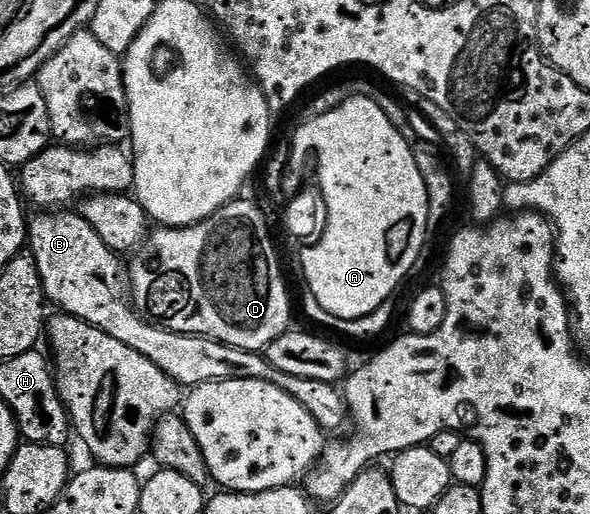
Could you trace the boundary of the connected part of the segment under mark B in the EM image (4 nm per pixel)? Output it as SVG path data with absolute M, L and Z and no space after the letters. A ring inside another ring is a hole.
M38 212L28 222L28 250L38 269L42 290L53 305L54 302L58 305L61 313L76 316L108 332L112 340L128 344L132 352L148 356L148 360L152 360L152 364L156 364L156 368L177 382L179 387L189 388L220 380L264 380L276 384L276 388L284 388L292 400L300 400L323 431L338 430L345 422L347 425L350 408L343 391L335 383L288 376L288 372L280 372L280 368L272 365L265 353L236 348L204 336L172 332L143 318L134 309L123 263L122 266L118 263L121 262L119 255L96 236L96 228L92 228L81 213L66 213L70 212Z

